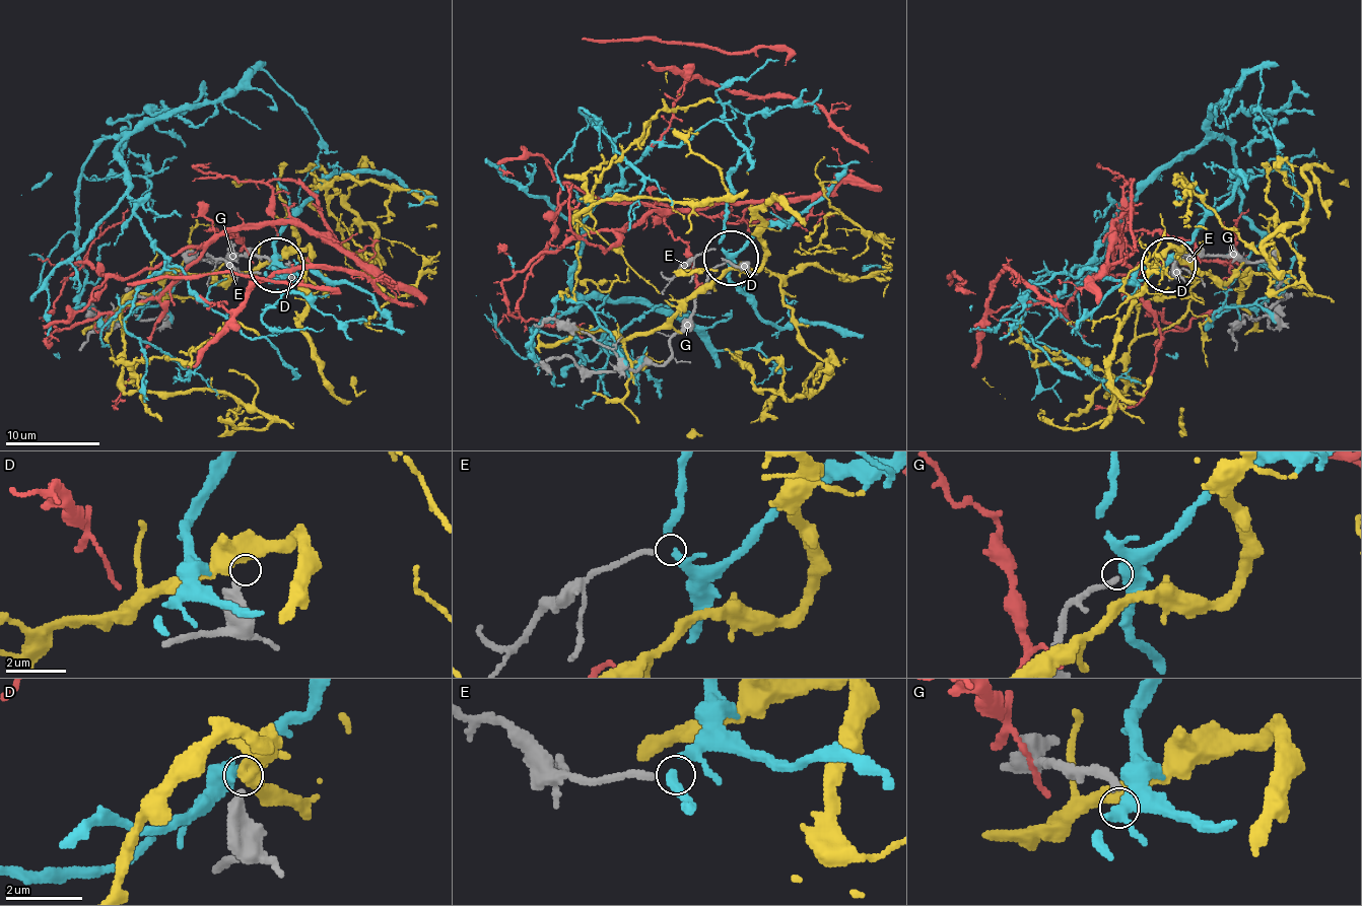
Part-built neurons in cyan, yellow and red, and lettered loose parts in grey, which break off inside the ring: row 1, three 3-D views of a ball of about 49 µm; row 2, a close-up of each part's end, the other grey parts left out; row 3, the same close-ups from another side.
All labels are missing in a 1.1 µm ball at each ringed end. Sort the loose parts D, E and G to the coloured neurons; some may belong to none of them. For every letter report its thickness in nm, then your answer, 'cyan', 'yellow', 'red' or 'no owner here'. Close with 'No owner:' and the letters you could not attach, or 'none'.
D: 340 nm | no owner here
E: 170 nm | cyan
G: 180 nm | no owner here
No owner: D, G

